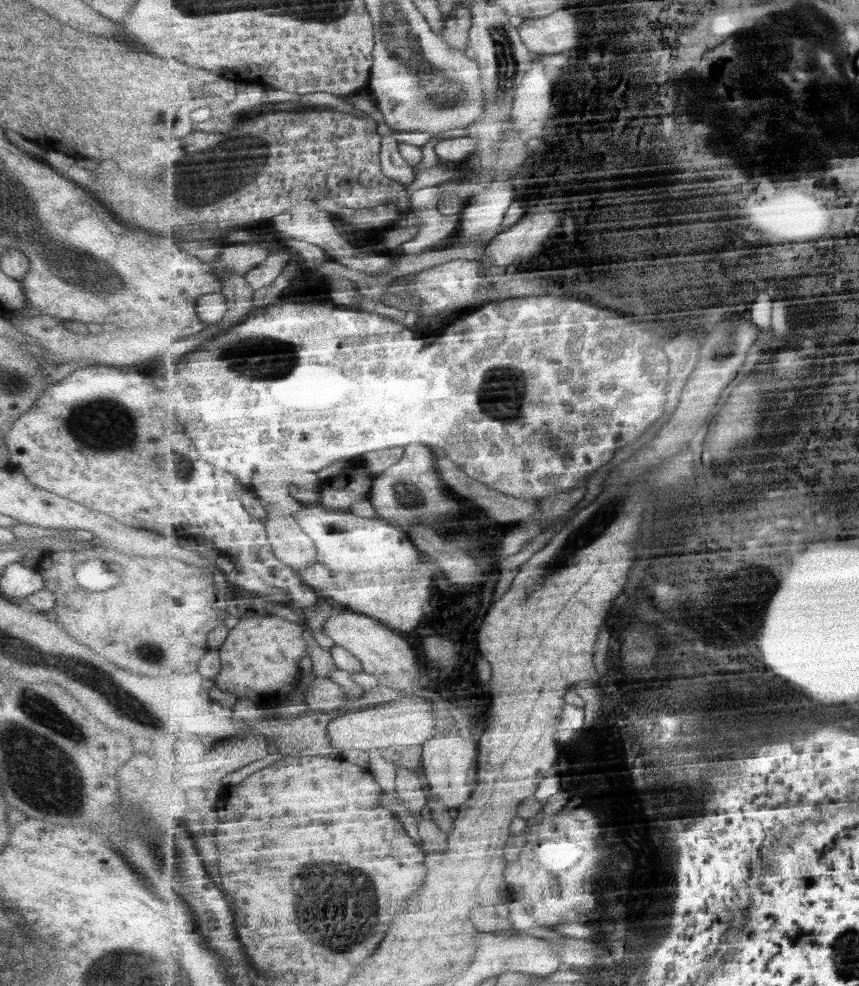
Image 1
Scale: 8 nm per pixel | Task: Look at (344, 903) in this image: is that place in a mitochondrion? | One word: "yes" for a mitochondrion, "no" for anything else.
yes

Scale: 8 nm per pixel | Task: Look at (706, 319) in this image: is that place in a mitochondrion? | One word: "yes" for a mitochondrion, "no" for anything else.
yes

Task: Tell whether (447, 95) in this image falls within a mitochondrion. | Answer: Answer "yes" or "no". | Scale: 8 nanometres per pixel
yes

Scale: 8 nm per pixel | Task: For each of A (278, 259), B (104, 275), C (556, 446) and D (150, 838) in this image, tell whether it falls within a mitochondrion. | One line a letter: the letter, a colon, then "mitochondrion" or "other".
A: other
B: mitochondrion
C: mitochondrion
D: mitochondrion

